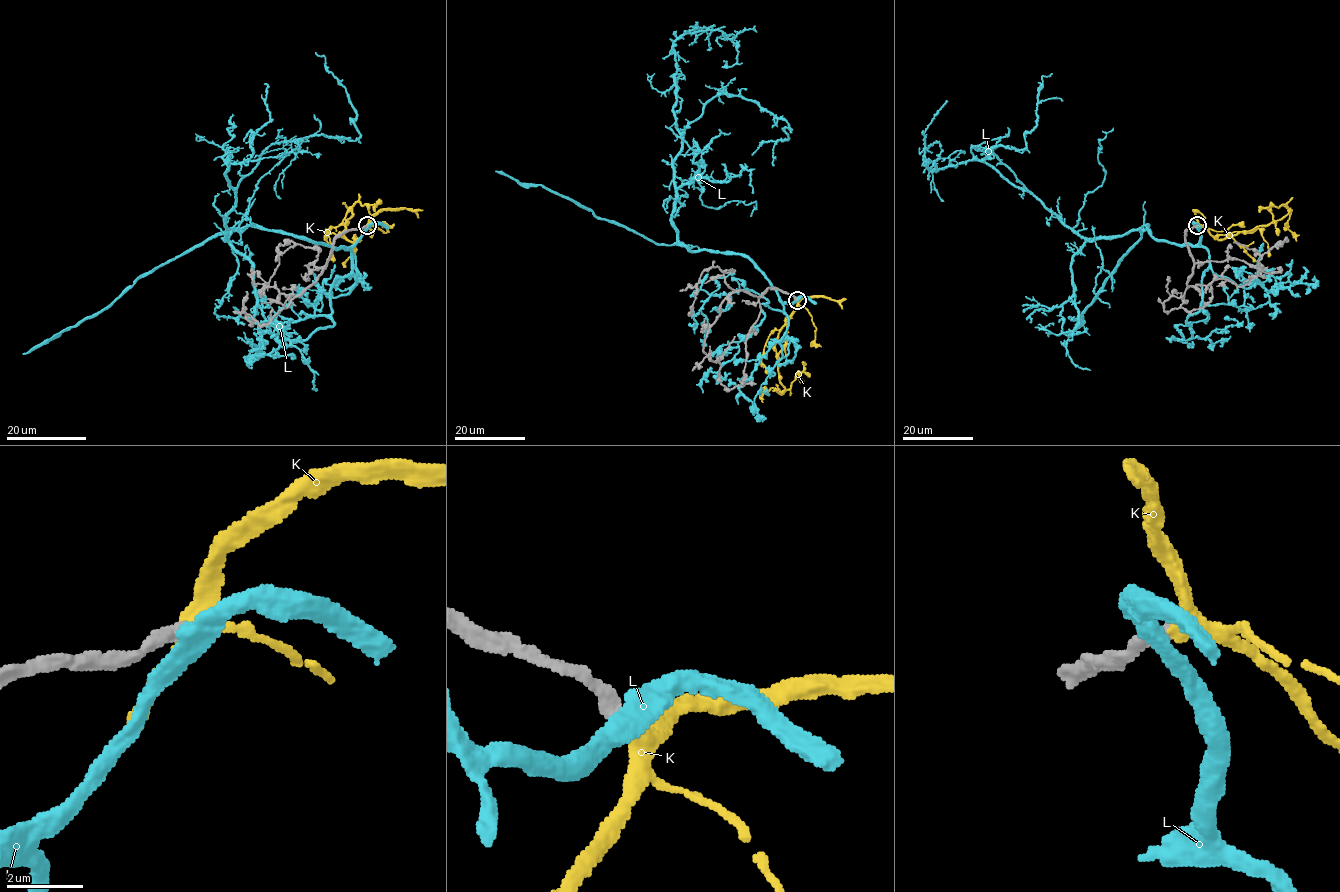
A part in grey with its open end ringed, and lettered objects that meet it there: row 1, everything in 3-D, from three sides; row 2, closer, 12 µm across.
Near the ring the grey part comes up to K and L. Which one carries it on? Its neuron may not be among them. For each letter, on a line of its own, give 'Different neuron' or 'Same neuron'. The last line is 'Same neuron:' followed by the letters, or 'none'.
K: Same neuron
L: Different neuron
Same neuron: K

